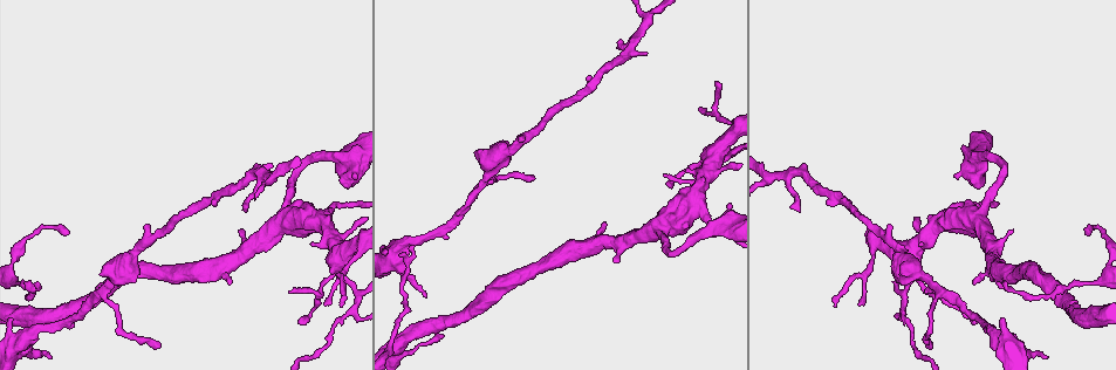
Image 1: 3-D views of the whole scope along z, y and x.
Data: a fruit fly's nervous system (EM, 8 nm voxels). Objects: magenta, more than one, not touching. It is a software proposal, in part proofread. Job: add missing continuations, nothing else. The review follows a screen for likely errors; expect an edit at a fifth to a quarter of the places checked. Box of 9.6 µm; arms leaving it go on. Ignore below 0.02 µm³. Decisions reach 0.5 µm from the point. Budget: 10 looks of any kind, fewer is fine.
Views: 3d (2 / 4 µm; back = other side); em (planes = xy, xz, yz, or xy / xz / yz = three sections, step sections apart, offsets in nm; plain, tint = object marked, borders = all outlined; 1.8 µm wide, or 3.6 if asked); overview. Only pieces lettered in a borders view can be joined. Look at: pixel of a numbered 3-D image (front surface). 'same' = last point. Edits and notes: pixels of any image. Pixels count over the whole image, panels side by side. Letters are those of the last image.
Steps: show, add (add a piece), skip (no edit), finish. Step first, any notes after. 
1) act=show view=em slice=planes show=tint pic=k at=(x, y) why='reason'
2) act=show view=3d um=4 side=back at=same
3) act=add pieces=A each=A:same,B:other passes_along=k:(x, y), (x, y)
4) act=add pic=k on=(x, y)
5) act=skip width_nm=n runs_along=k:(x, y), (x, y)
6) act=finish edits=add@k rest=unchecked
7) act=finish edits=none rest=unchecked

act=show view=3d um=2 pic=1 at=(37, 281)

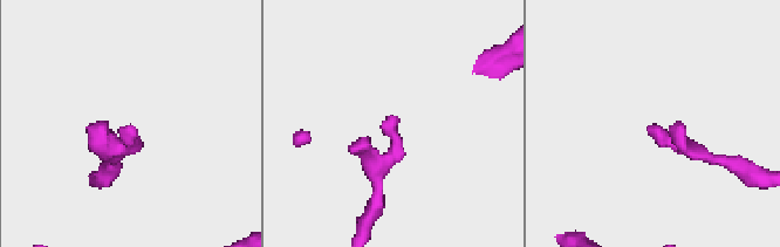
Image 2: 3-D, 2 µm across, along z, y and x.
act=show view=em slice=planes show=tint pic=2 at=(389, 117) why='now the EM'

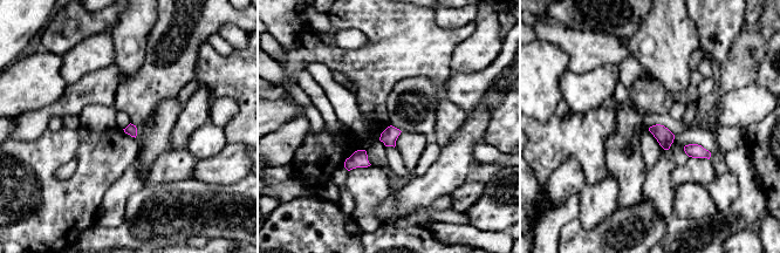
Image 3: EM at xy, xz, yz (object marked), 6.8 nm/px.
act=show view=em slice=planes show=borders at=same

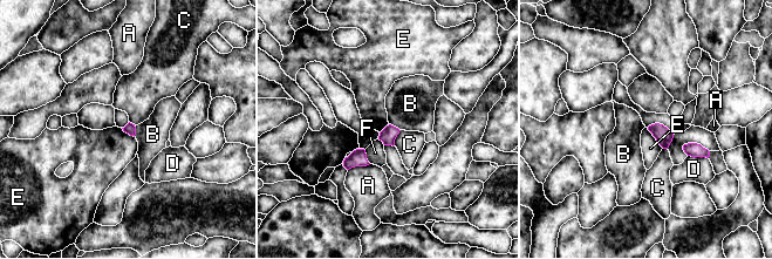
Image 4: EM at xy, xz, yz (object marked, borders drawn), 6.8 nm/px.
act=skip width_nm=70 each=A:other,B:other,C:other,D:other,E:other,F:other border=4:(647, 128), (663, 148) found='no lettered piece goes on from it'

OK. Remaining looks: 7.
act=show view=em slice=xz step=16 show=borders pic=1 at=(1087, 232) why='branch stops here'

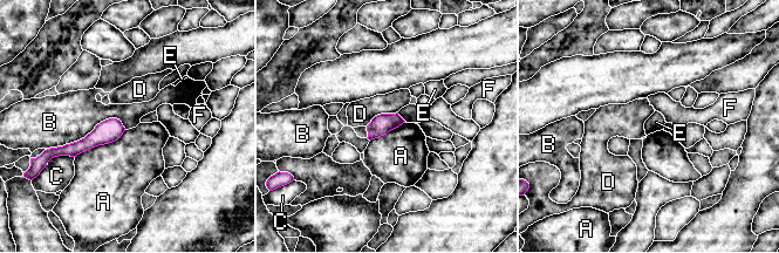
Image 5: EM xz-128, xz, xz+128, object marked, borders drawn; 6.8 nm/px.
act=skip width_nm=140 longest_contact=B:550nm each=A:other,B:other,C:other,D:other,E:other,F:other found='no lettered piece goes on from it'

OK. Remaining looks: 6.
act=show view=em slice=planes show=borders pic=1 at=(160, 345) why='branch stops here'

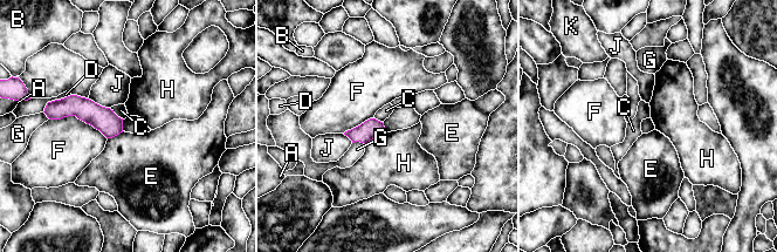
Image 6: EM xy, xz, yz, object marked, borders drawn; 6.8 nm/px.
act=skip each=A:other,B:other,C:other,D:other,E:other,F:other,G:other,H:other,J:other,K:other border=6:(123, 131), (108, 138) found='none of them fits'

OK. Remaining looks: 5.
act=show view=em slice=yz step=8 show=borders pic=1 at=(270, 165) why='branch stops here'

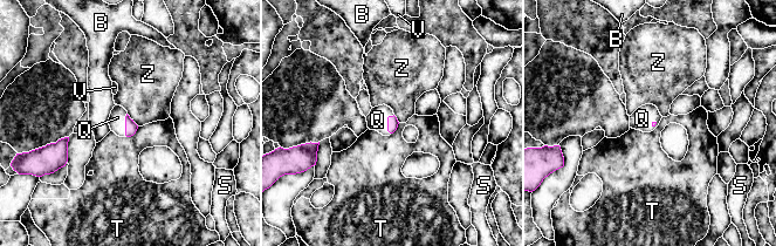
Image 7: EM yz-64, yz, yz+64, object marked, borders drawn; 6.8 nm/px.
act=add pieces=Q each=B:other,Q:same,S:other,T:other,V:other,Z:other passes_along=7:(130, 125), (125, 124), (117, 117) found='it goes on there'

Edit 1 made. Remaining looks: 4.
act=finish edits=add@7 rest=unchecked

